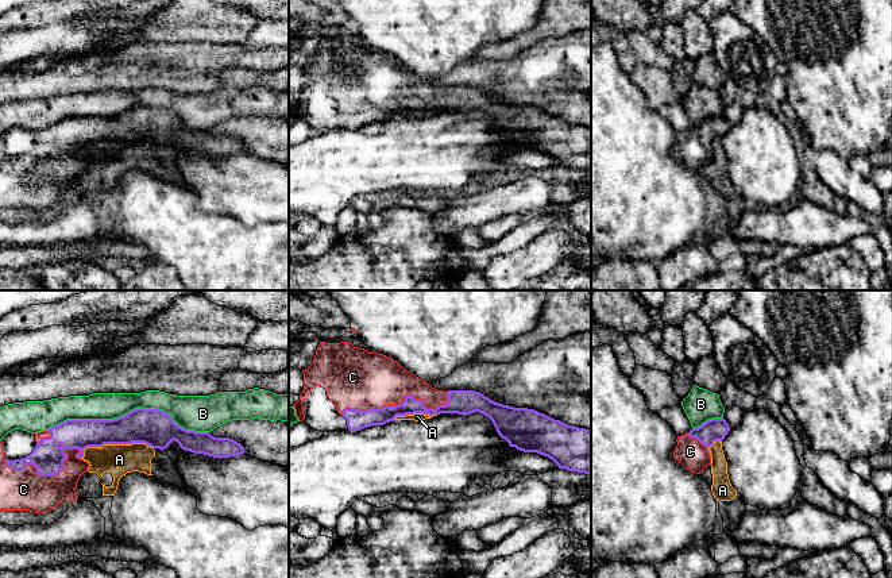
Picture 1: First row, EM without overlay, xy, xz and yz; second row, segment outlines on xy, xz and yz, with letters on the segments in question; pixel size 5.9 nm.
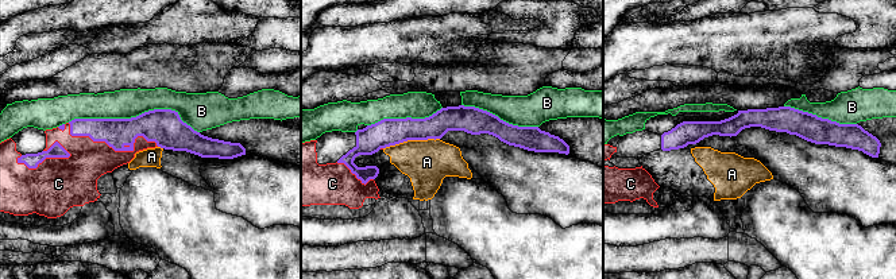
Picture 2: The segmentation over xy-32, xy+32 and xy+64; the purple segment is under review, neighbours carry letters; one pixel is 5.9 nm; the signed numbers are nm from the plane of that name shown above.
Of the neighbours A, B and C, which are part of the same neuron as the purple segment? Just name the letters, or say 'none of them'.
C

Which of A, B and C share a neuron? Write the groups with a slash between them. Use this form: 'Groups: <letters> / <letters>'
Groups: A / B / C

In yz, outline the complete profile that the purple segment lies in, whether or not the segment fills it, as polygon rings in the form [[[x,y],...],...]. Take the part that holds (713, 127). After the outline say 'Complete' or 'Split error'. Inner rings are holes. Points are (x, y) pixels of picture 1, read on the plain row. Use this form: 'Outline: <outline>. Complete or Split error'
Outline: [[[723,115],[711,116],[703,120],[698,126],[692,126],[690,130],[677,134],[677,143],[673,149],[673,155],[681,161],[691,170],[700,172],[704,165],[711,161],[710,144],[717,139],[722,139],[725,134],[729,131],[730,124]]]. Split error

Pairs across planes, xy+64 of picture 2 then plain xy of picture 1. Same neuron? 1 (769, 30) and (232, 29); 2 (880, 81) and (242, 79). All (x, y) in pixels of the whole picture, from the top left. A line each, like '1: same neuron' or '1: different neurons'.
1: different neurons
2: same neuron

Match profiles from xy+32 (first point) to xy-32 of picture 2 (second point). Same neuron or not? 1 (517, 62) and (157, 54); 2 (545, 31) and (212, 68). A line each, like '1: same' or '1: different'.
1: same
2: different

